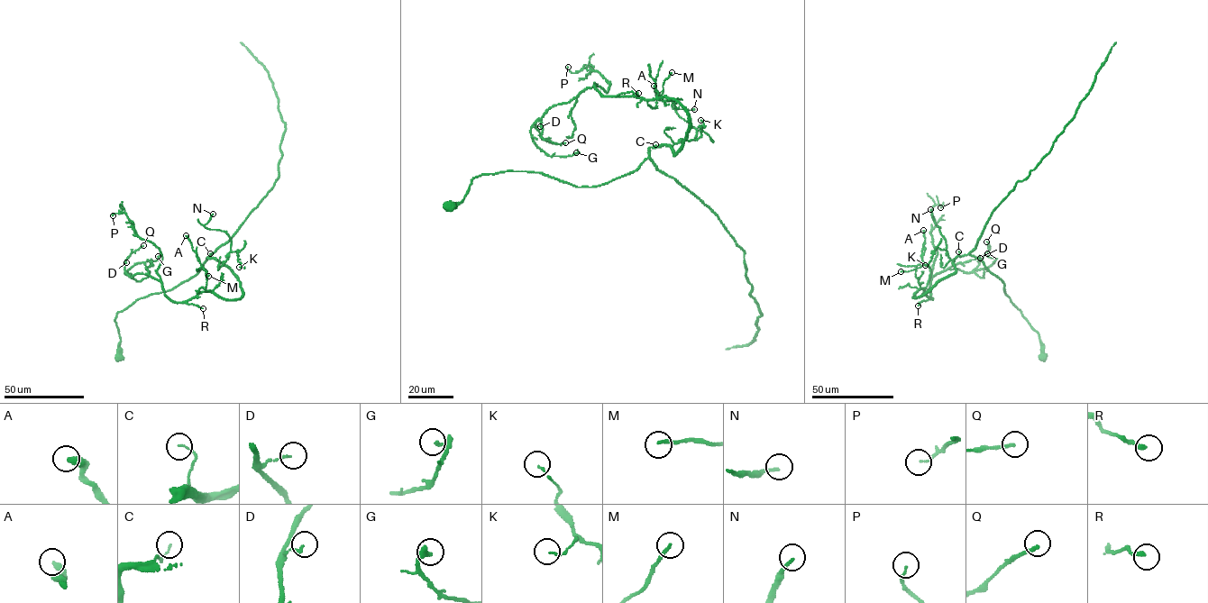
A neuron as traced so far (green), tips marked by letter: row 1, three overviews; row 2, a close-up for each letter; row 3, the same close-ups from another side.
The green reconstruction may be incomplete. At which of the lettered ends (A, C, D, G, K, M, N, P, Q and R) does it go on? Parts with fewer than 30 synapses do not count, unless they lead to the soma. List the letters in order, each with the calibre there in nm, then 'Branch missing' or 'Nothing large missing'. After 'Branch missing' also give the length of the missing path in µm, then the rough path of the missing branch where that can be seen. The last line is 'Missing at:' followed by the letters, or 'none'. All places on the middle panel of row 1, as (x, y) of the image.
A: Thickness 400 nm. Nothing large missing
C: Thickness 90 nm. Nothing large missing
D: Thickness 100 nm. Nothing large missing
G: Thickness 240 nm. Nothing large missing
K: Thickness 80 nm. Nothing large missing
M: Thickness 180 nm. Nothing large missing
N: Thickness 170 nm. Nothing large missing
P: Thickness 110 nm. Nothing large missing
Q: Thickness 190 nm. Nothing large missing
R: Thickness 200 nm. Nothing large missing
Missing at: none

